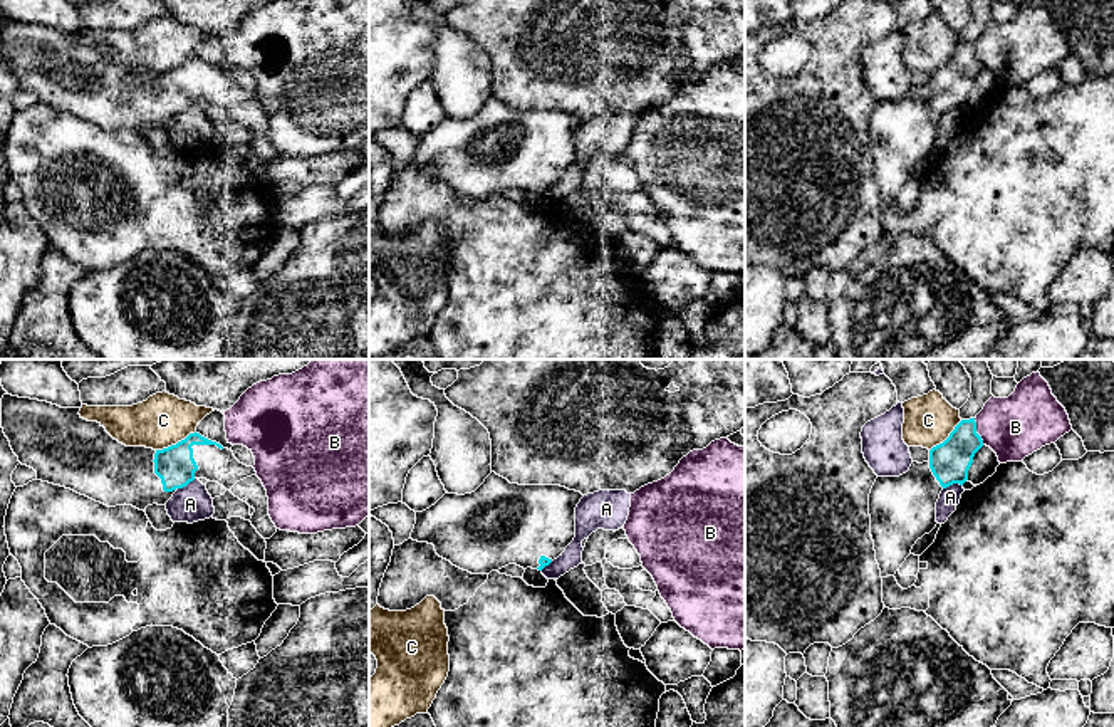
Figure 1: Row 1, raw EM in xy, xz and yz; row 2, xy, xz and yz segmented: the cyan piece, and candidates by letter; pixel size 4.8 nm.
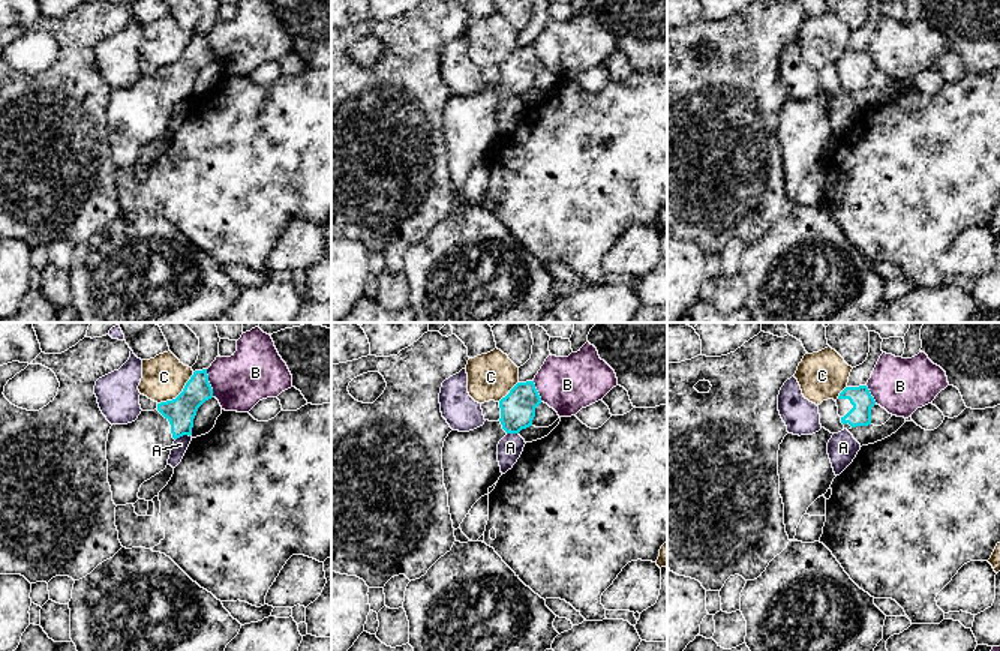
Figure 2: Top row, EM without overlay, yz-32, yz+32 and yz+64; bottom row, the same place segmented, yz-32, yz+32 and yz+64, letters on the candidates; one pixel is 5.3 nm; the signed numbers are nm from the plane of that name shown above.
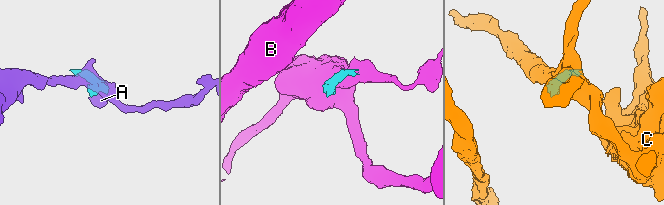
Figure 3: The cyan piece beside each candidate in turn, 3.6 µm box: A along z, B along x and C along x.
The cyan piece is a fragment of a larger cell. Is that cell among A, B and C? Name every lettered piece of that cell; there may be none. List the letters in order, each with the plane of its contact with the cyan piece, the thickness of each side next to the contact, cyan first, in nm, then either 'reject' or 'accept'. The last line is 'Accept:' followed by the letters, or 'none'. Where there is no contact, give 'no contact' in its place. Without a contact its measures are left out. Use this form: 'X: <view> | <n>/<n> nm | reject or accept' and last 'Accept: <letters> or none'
A: yz | 190/100 nm | reject
B: yz | 190/300 nm | reject
C: xy | 190/260 nm | reject
Accept: none

